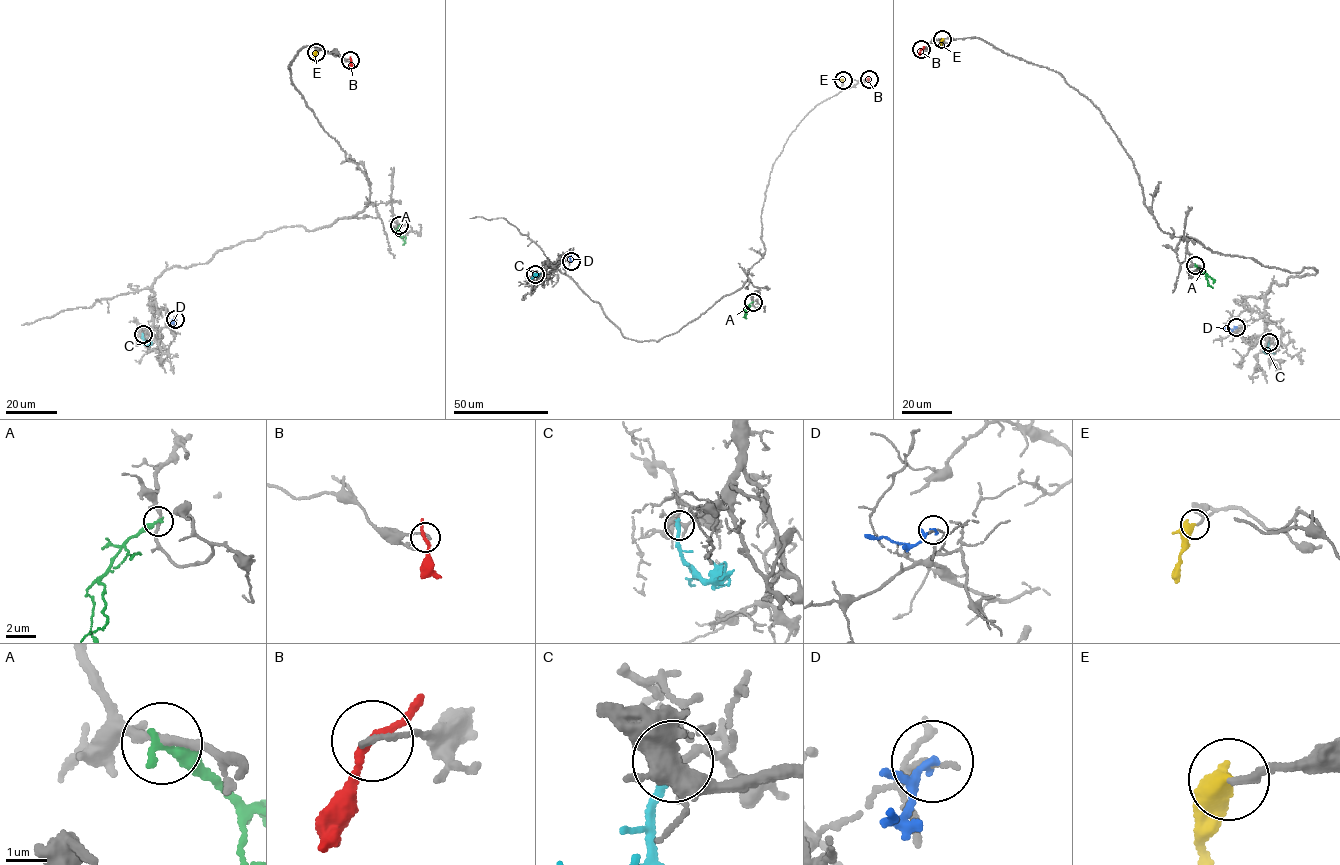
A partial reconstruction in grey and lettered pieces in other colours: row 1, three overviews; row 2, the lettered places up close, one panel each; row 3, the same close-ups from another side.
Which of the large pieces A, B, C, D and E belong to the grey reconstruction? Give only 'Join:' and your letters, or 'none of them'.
Join: E

